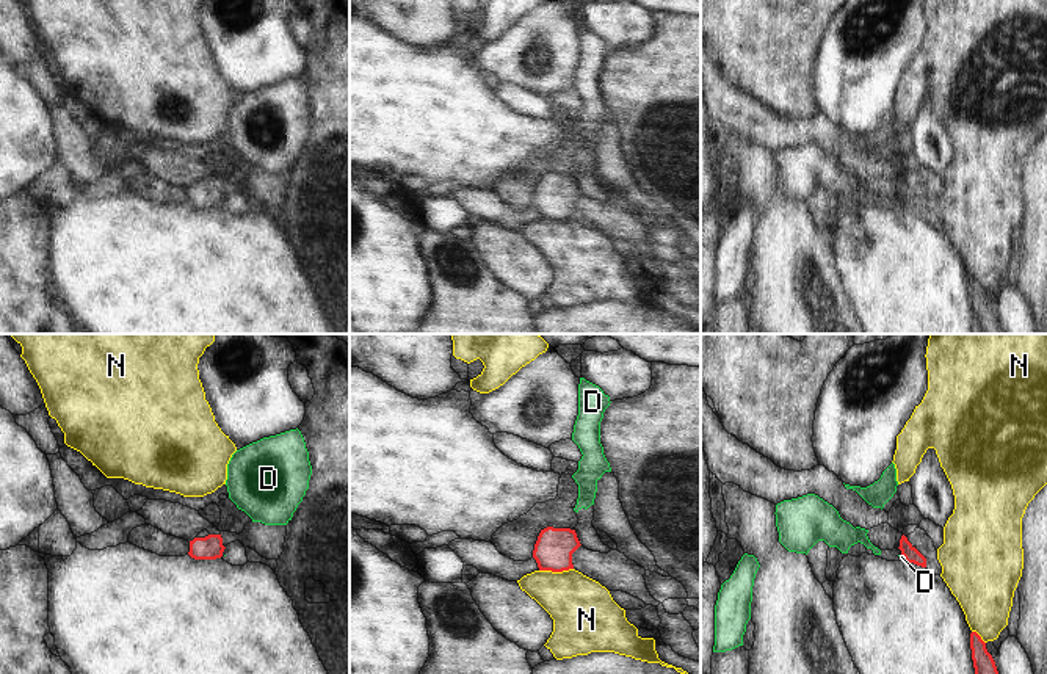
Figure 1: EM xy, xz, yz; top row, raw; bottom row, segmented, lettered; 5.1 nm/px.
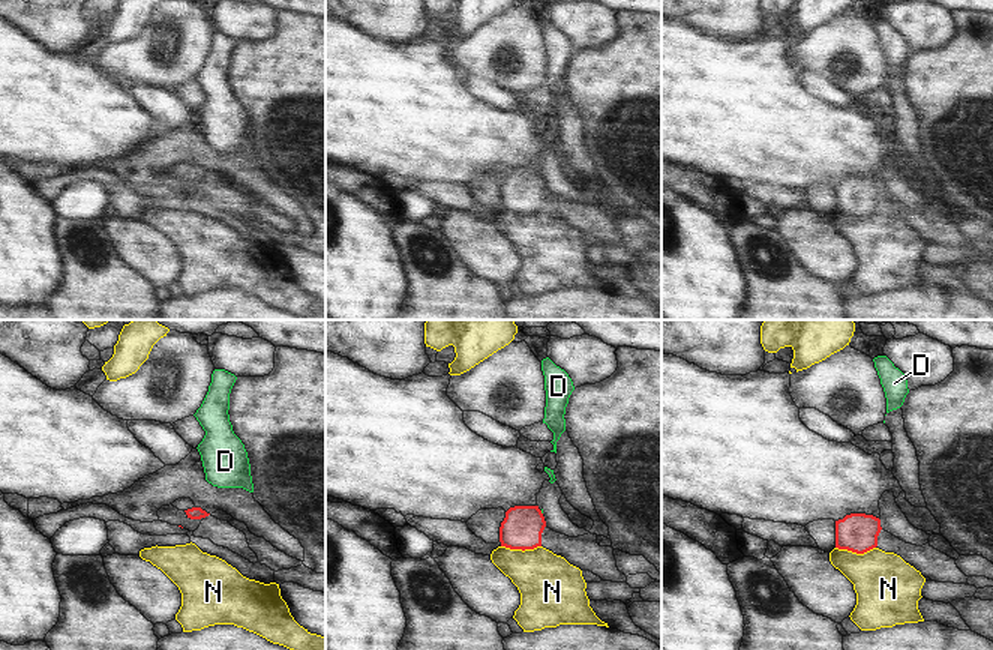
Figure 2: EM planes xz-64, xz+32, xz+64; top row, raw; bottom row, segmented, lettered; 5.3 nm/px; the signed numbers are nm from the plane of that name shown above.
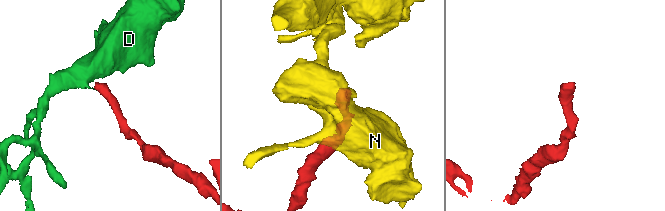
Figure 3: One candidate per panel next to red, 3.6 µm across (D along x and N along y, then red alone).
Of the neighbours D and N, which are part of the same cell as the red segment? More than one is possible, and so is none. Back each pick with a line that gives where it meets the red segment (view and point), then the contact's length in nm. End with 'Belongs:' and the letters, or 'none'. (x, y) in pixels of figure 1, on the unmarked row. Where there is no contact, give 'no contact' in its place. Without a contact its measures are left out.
Belongs: none

